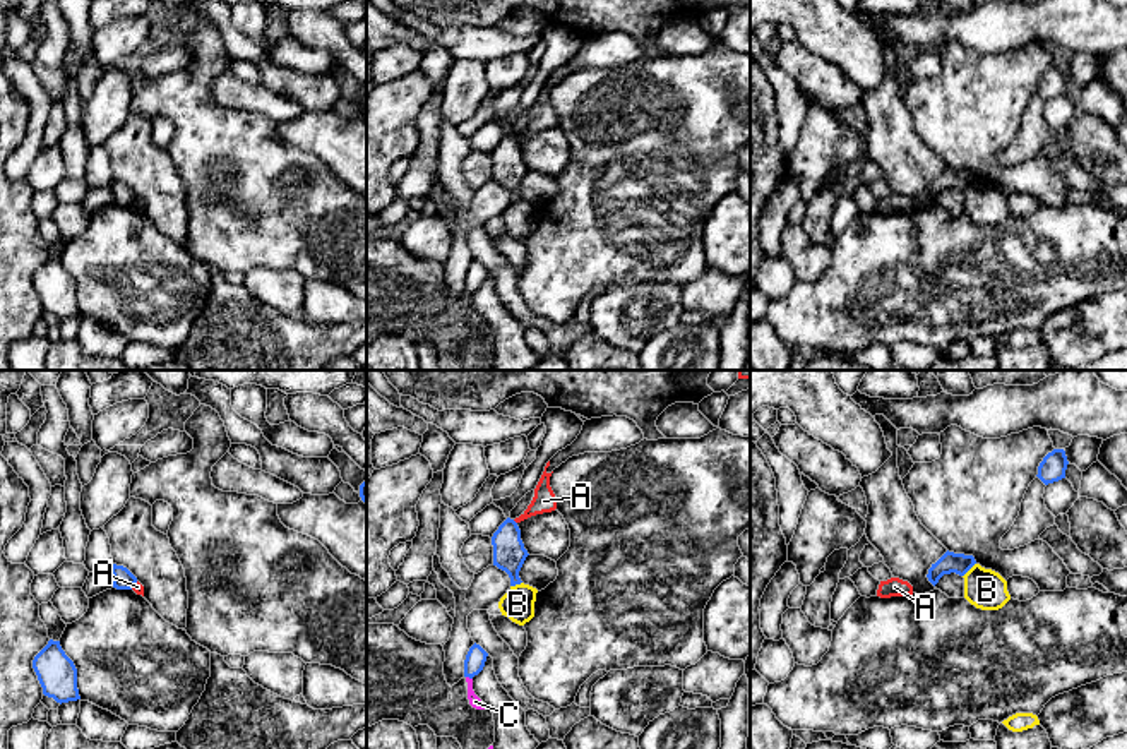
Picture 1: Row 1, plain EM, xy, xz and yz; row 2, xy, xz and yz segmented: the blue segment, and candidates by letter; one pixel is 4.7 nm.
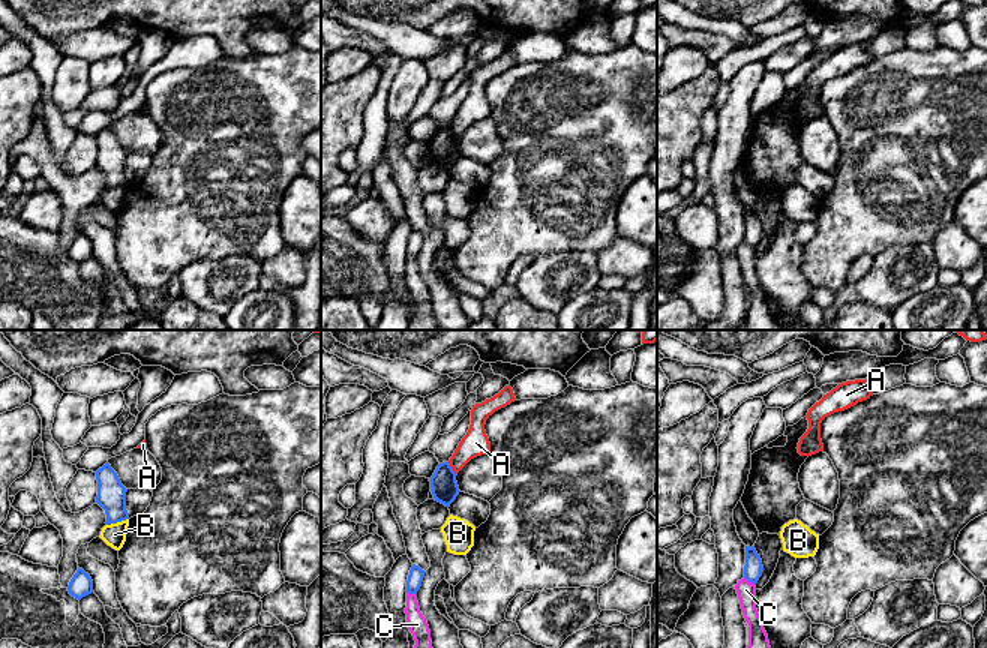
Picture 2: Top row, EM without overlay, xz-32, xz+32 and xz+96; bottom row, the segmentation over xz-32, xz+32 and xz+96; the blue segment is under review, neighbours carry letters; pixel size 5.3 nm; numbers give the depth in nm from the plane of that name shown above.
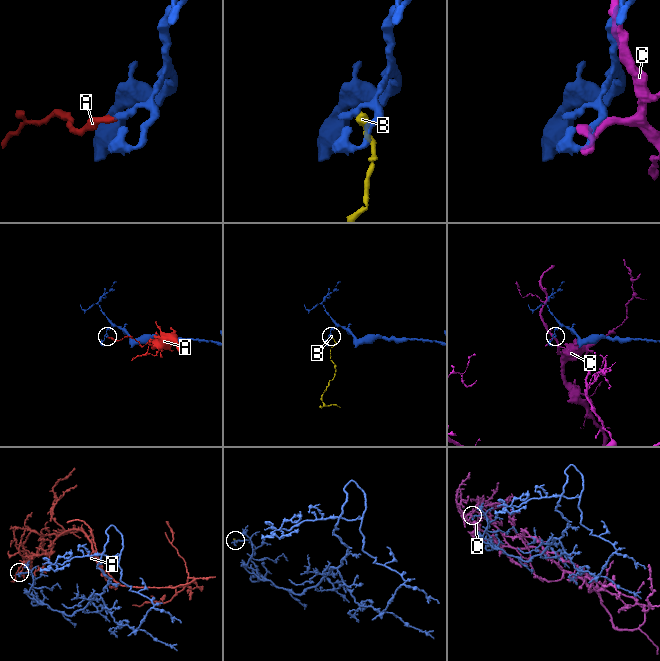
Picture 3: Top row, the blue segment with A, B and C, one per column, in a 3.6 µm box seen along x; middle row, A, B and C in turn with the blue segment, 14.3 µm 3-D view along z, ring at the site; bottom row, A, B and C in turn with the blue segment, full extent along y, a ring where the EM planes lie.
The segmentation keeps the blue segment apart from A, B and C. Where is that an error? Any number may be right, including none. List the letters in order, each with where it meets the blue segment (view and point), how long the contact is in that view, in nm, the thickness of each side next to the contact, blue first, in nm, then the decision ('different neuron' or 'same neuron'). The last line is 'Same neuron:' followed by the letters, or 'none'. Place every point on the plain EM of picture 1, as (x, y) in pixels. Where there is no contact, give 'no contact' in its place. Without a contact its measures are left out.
A: contact xz (514, 137); length 30 nm; calibres 160 and 110 nm; different neuron
B: contact yz (970, 184); length 90 nm; calibres 100 and 190 nm; different neuron
C: contact xz (470, 293); length 40 nm; calibres 100 and 60 nm; different neuron
Same neuron: none

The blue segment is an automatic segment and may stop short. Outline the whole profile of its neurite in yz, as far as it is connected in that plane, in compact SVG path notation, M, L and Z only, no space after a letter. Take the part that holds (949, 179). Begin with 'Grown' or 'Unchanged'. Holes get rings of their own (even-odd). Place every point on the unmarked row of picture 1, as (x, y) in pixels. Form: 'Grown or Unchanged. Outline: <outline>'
Unchanged. Outline: M945 168L932 183L928 185L928 197L935 202L944 190L956 189L964 192L976 180L973 171Z

